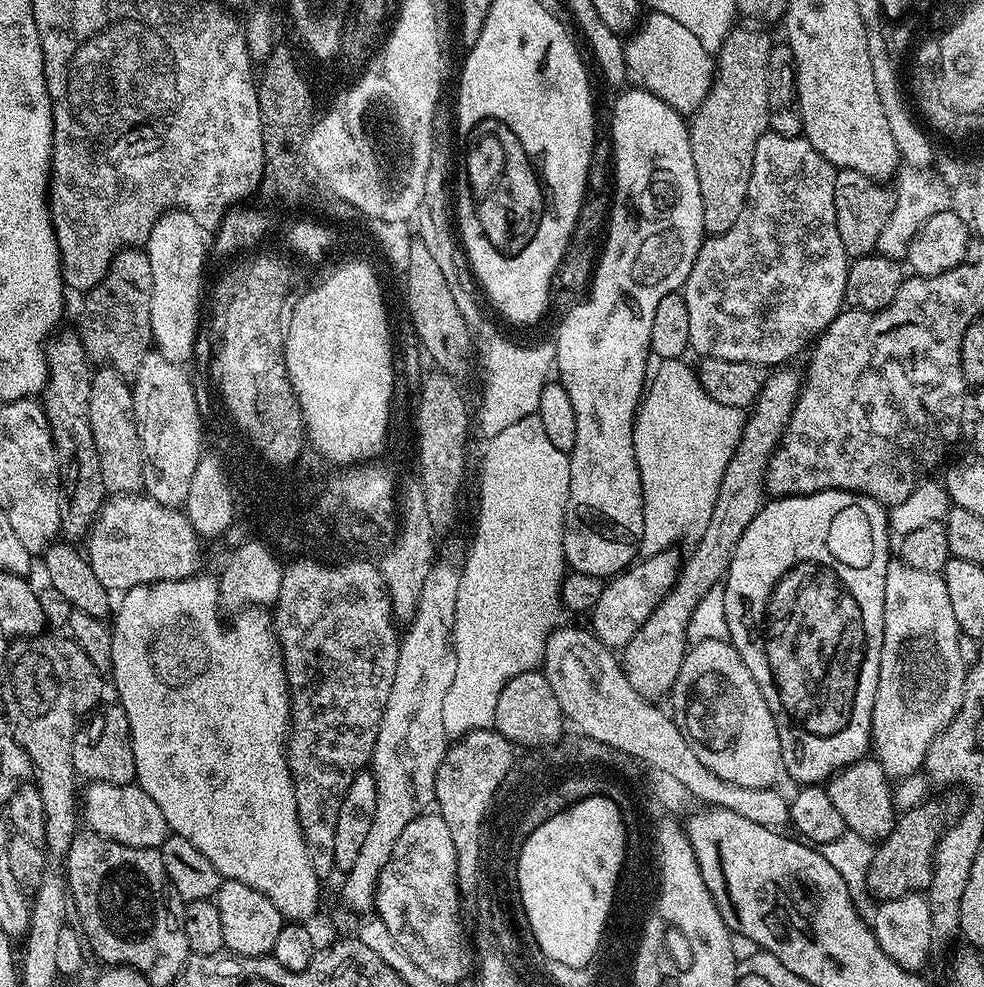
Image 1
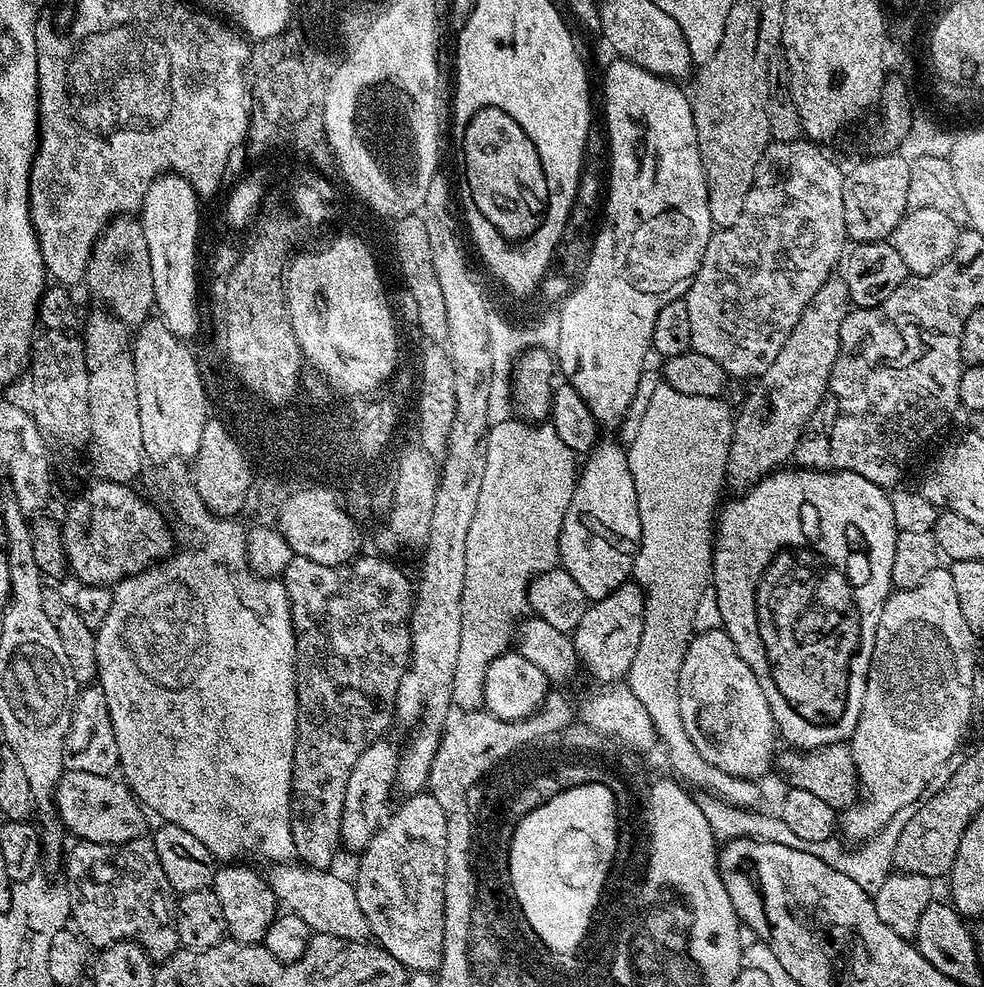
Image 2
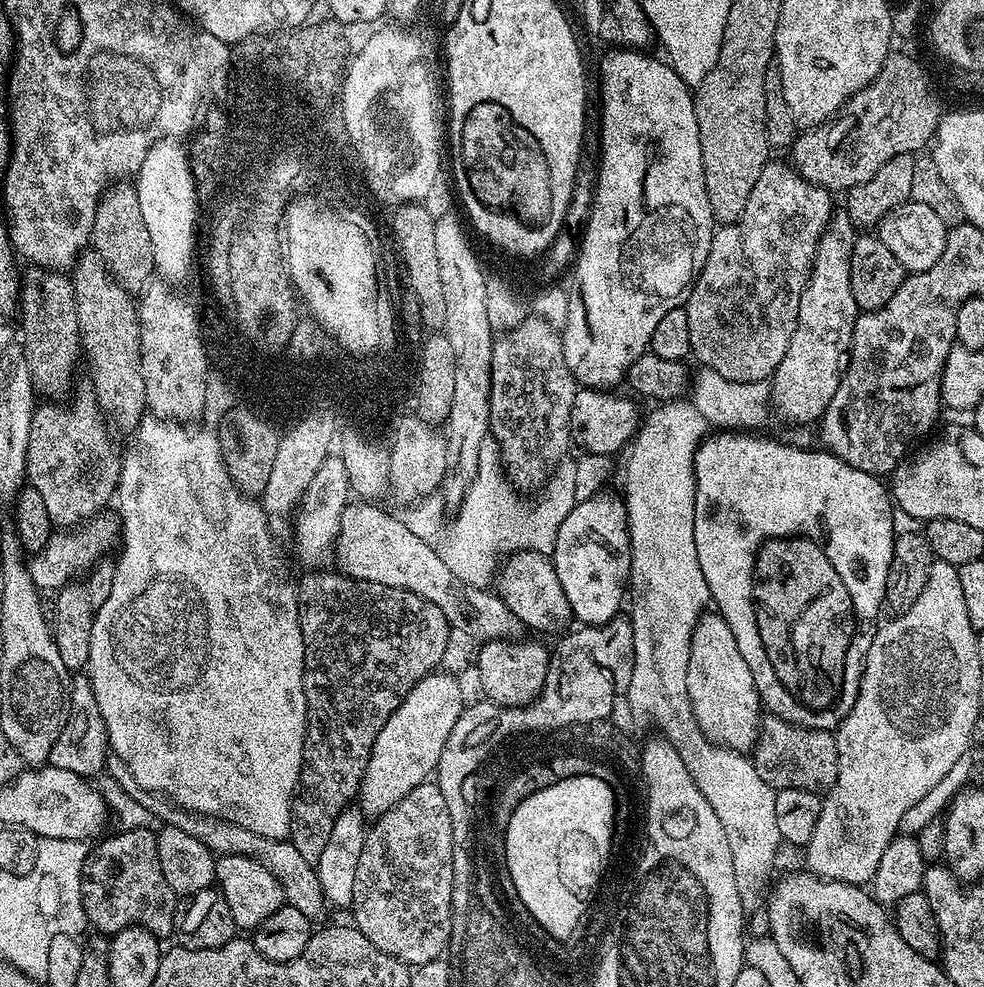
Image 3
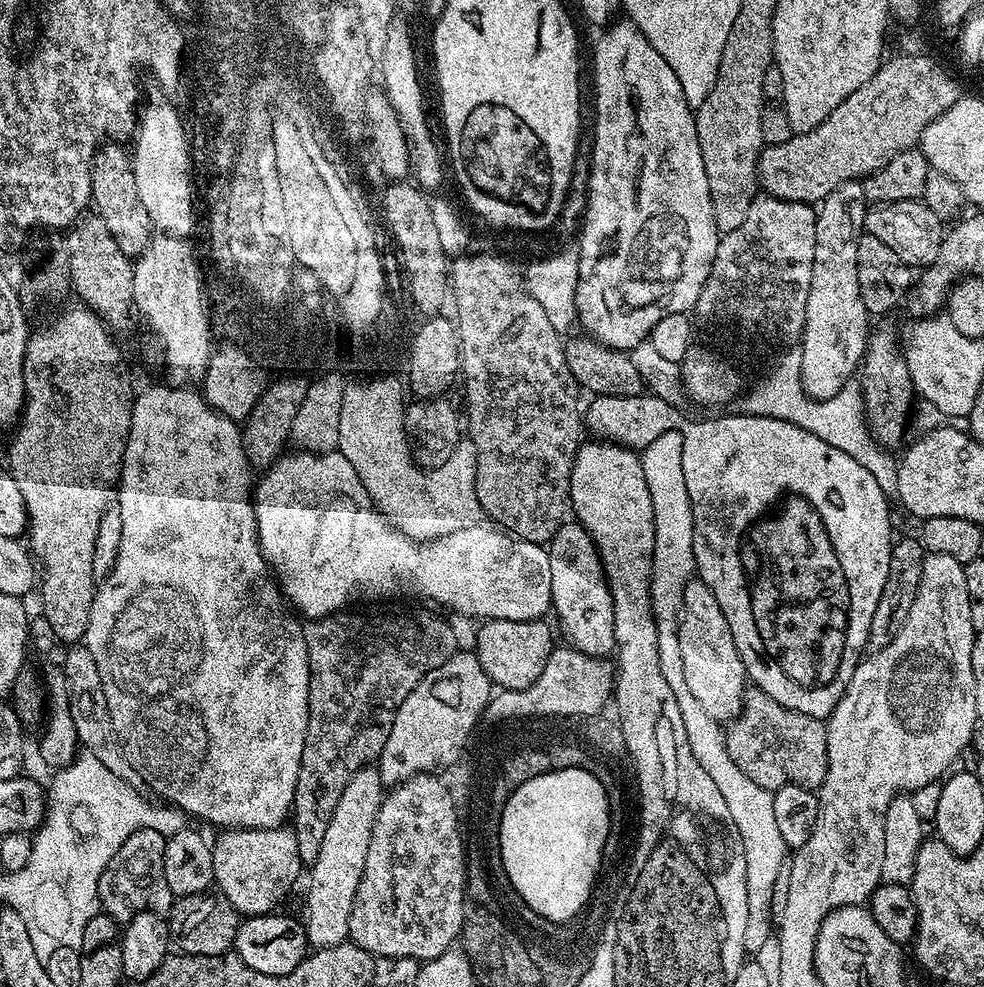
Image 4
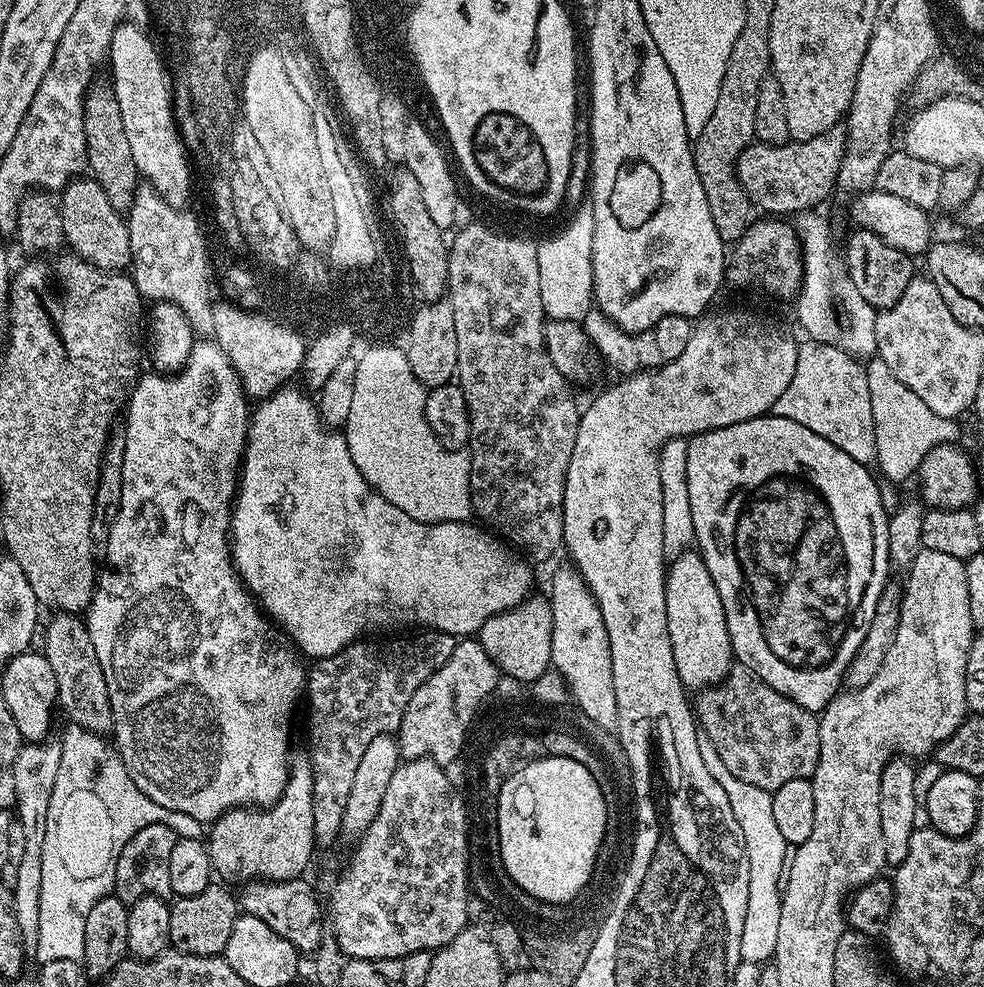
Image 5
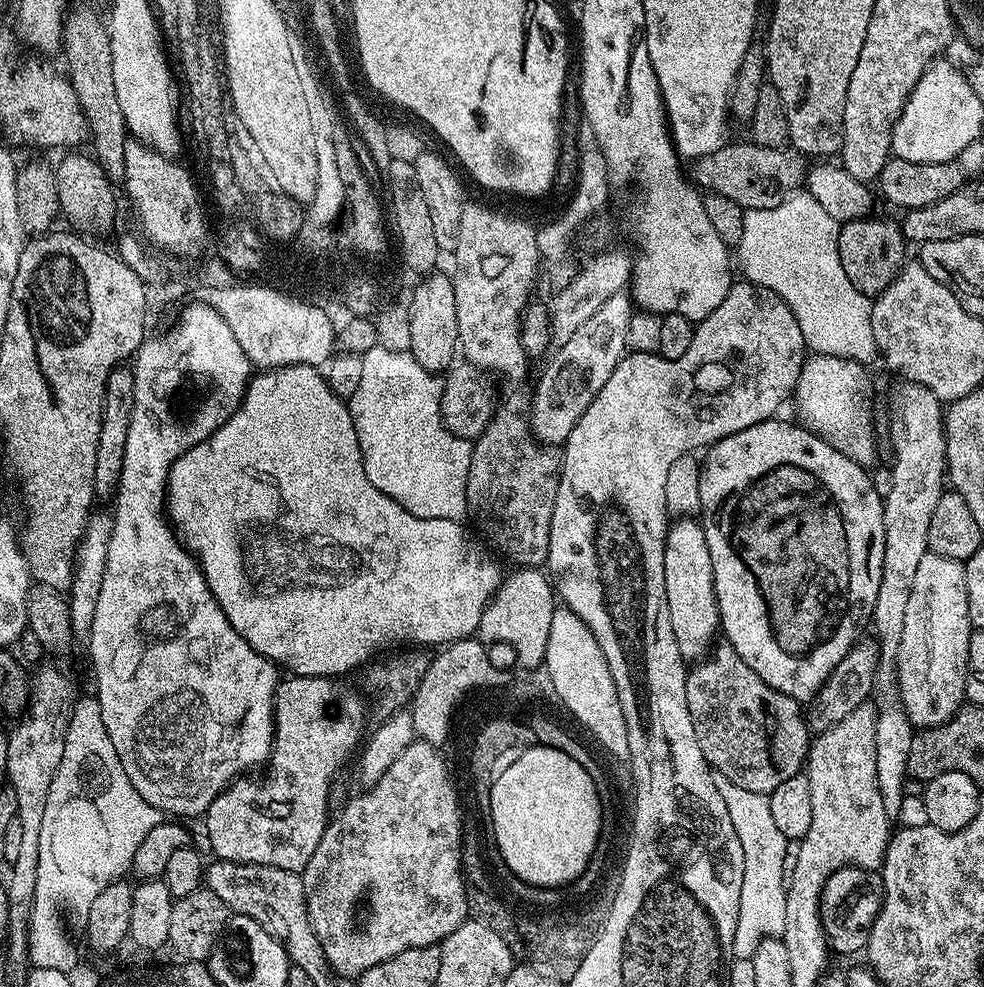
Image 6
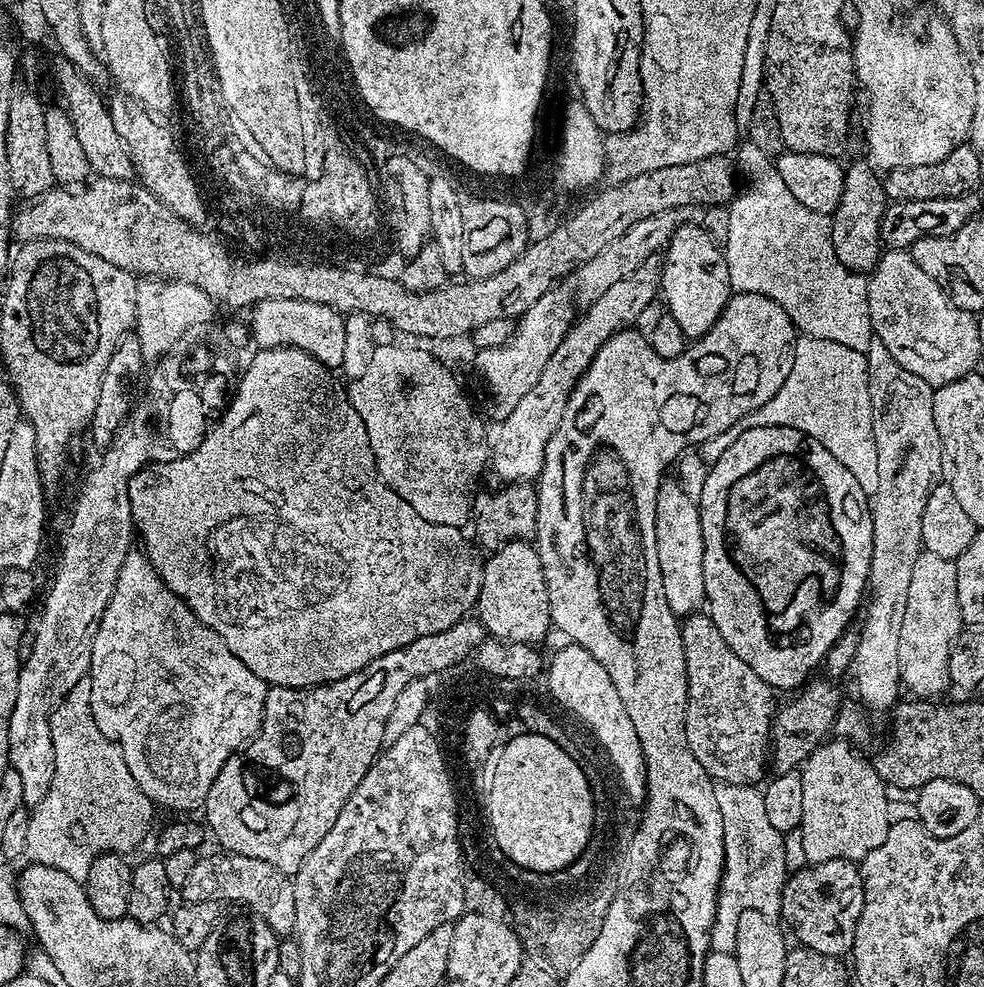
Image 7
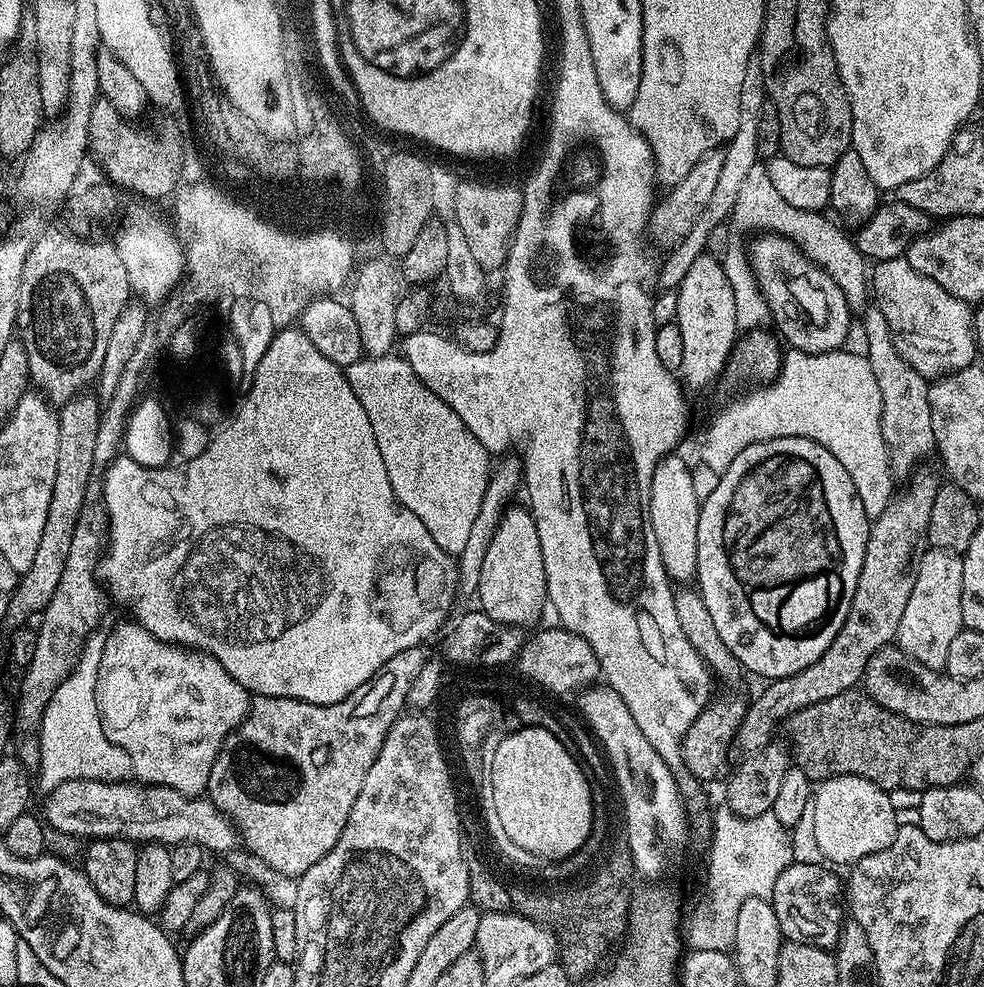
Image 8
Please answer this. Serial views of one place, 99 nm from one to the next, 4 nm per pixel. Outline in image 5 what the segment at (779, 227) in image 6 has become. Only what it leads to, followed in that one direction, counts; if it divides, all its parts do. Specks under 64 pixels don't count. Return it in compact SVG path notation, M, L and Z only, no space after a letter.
M809 210L801 213L794 222L794 227L799 234L804 262L803 286L800 287L800 293L795 301L798 320L806 332L804 334L809 339L824 343L839 342L844 351L857 358L871 357L875 355L877 346L877 338L874 335L877 309L872 308L856 292L845 291L842 302L844 322L841 326L835 306L838 278L834 266L838 264L838 256L834 254L832 230L827 220L820 214L817 211Z

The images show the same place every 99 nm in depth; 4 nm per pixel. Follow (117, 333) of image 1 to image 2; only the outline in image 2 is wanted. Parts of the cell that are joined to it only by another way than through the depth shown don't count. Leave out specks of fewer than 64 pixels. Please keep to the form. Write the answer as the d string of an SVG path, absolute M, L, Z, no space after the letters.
M117 217L104 228L92 248L86 273L86 285L103 307L129 329L139 329L153 315L156 306L154 270L150 270L150 252L145 230L139 219Z

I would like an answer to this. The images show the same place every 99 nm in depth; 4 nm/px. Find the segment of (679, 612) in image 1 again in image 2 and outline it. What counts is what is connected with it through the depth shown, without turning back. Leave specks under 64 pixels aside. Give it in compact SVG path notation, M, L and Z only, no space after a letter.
M833 274L826 283L810 298L806 310L798 318L794 330L790 330L790 338L786 338L786 346L770 362L770 370L766 370L755 381L756 384L748 392L748 397L744 400L740 412L735 413L732 425L732 441L728 451L728 461L726 462L727 487L740 488L736 490L747 490L759 480L764 480L771 476L773 472L783 469L787 460L791 461L796 454L796 447L810 422L810 418L818 410L818 406L824 401L824 394L828 391L828 379L832 373L832 367L838 354L840 353L840 327L847 318L850 311L850 301L846 282L843 275Z

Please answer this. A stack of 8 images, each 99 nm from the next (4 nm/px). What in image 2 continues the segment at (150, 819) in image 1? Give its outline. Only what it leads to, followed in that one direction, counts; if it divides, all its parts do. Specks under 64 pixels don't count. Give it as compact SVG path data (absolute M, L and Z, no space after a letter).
M65 771L56 787L56 813L76 840L99 844L125 844L141 839L144 832L145 809L127 784L112 776Z

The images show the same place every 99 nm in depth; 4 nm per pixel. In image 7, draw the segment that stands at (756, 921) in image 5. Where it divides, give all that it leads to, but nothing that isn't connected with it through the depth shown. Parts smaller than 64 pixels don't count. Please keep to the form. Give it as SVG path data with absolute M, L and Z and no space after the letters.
M721 783L716 789L716 797L724 823L724 877L720 879L710 948L714 952L733 954L738 942L738 922L746 910L758 910L771 917L781 911L784 882L790 875L790 867L788 852L784 849L785 833L770 826L763 791L749 790L742 784Z

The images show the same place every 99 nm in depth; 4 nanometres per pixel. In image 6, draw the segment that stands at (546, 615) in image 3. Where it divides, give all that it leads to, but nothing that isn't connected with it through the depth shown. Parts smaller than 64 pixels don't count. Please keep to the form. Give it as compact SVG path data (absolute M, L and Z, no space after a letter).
M291 364L253 375L236 413L217 432L195 444L189 452L182 453L174 462L168 475L166 516L173 525L178 526L179 535L188 551L198 557L200 569L204 572L212 595L216 597L218 606L234 630L238 630L238 634L250 642L255 652L281 669L288 668L284 670L293 676L340 678L343 672L360 662L364 664L371 661L377 654L388 650L383 648L391 644L404 646L407 640L413 640L416 646L445 646L471 637L479 629L484 607L500 588L502 579L502 571L496 565L495 558L463 528L465 525L461 521L418 518L394 502L394 498L382 494L382 490L378 490L370 478L366 478L362 450L354 430L354 418L345 397L334 394L325 373L310 364Z

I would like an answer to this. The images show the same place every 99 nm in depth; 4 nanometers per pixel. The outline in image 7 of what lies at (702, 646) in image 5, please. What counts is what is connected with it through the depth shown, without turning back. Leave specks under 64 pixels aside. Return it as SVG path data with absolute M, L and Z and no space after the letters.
M666 478L660 483L658 502L656 503L656 545L658 546L658 570L662 570L662 590L666 590L666 602L678 618L687 618L699 613L705 607L706 582L702 574L702 522L697 501L682 490L679 479Z

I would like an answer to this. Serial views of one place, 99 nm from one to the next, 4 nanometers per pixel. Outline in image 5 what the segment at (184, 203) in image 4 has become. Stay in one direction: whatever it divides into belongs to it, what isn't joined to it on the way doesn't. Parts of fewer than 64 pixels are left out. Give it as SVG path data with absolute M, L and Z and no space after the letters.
M125 22L114 30L110 85L122 112L127 140L139 175L169 203L180 206L188 196L188 187L192 188L194 183L191 174L185 172L184 164L189 151L173 112L173 77L166 67L165 57L164 60L160 57L155 42L140 27L139 23Z

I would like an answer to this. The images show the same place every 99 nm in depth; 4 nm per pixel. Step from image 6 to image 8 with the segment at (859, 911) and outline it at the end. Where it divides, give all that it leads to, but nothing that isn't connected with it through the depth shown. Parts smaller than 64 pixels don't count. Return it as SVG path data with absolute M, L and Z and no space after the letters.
M794 862L774 882L771 894L772 909L782 914L785 921L792 923L792 928L799 939L829 950L835 949L840 940L840 930L846 923L846 896L842 891L842 880L823 863L800 864Z

